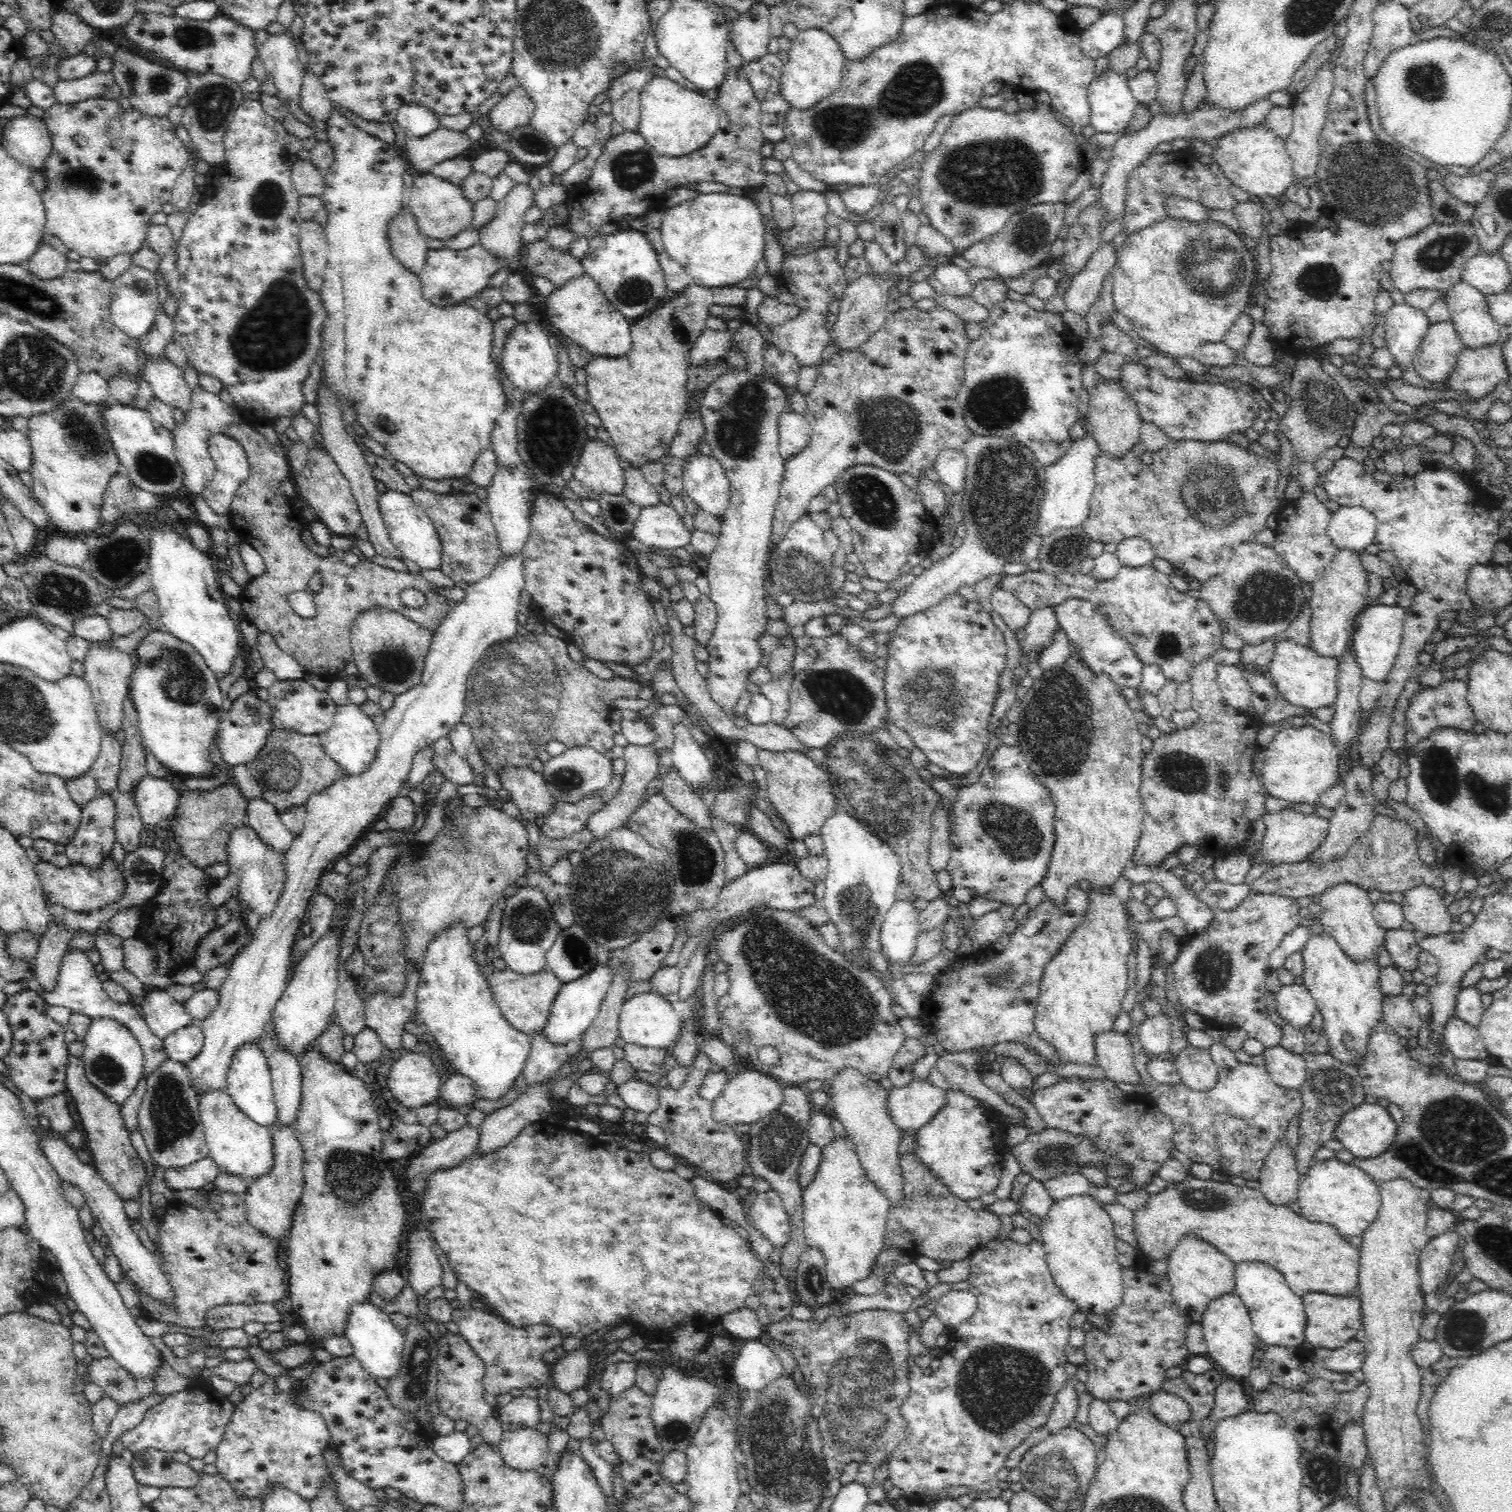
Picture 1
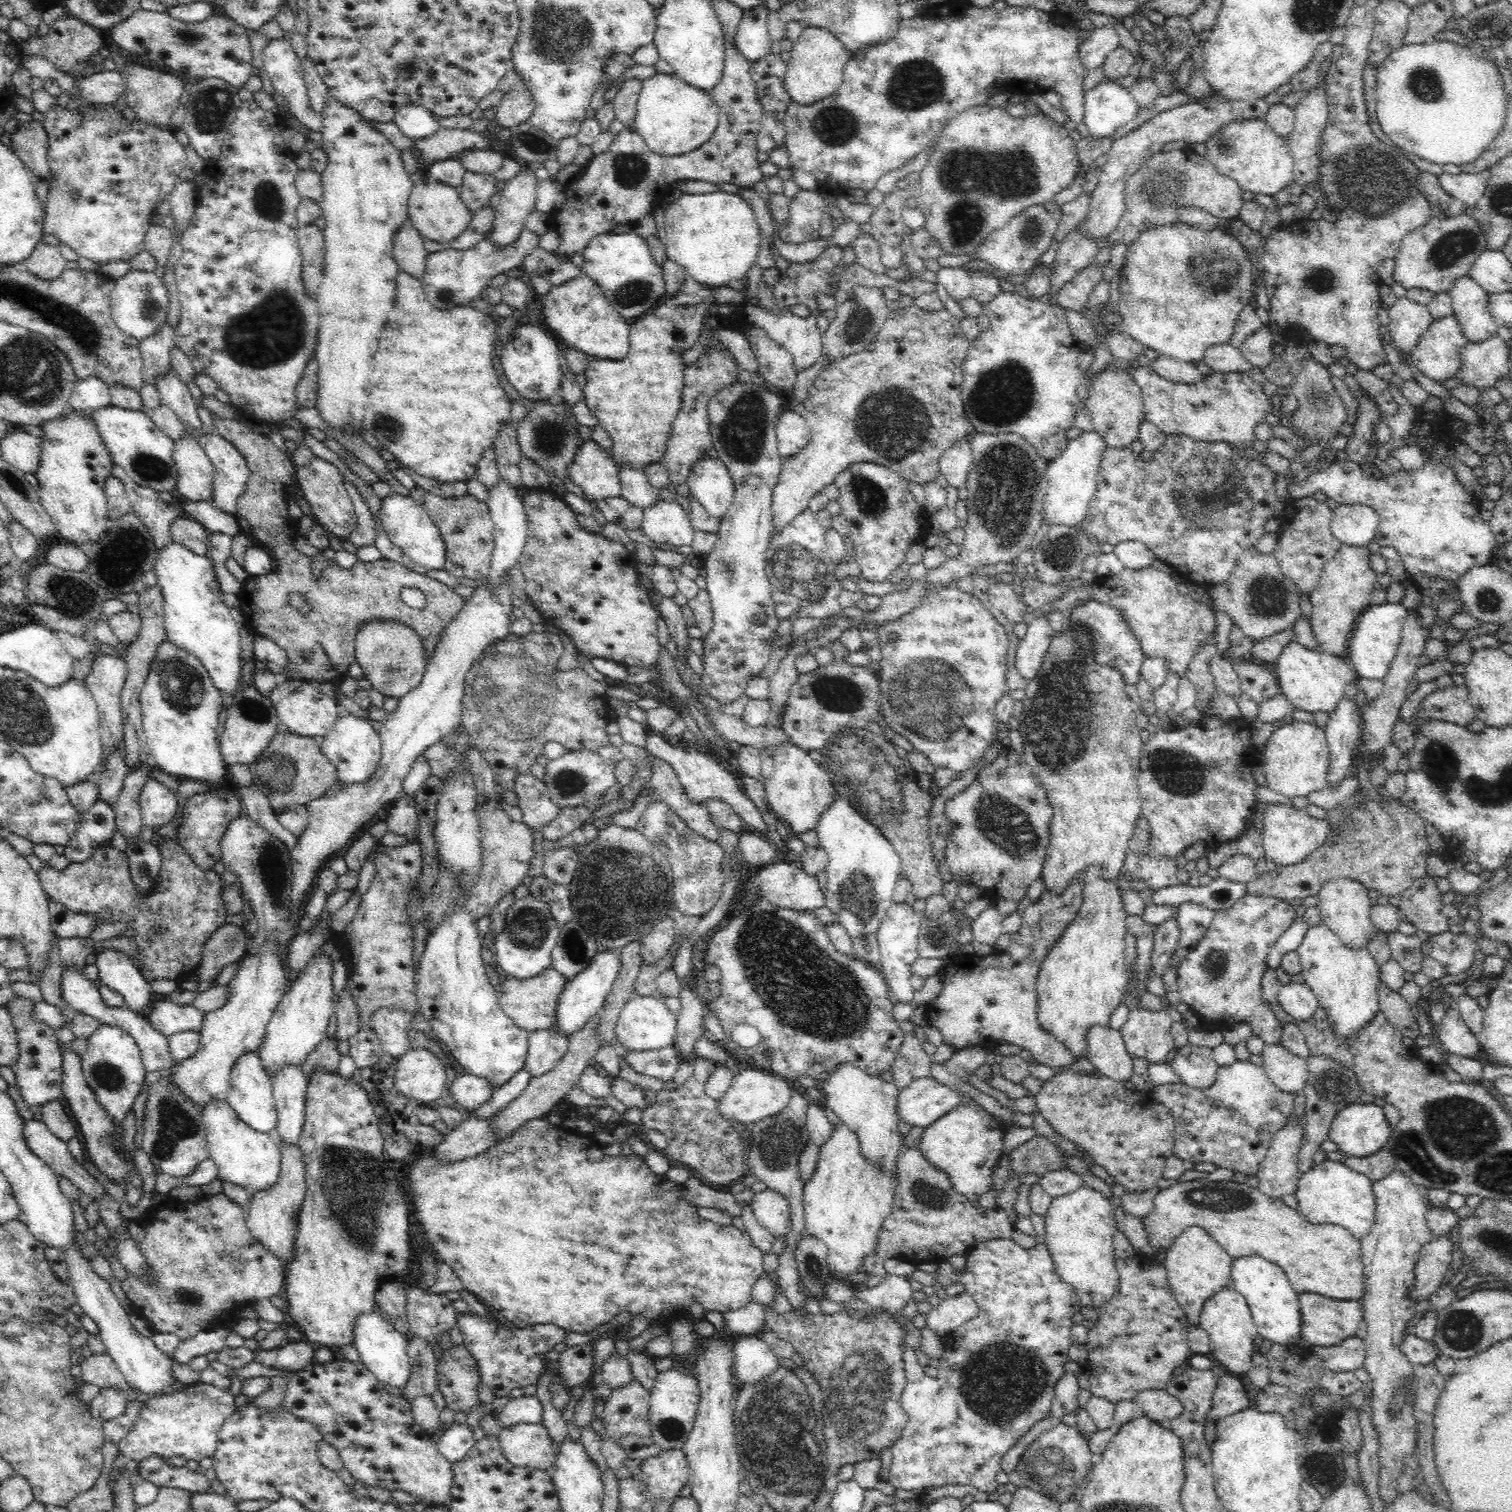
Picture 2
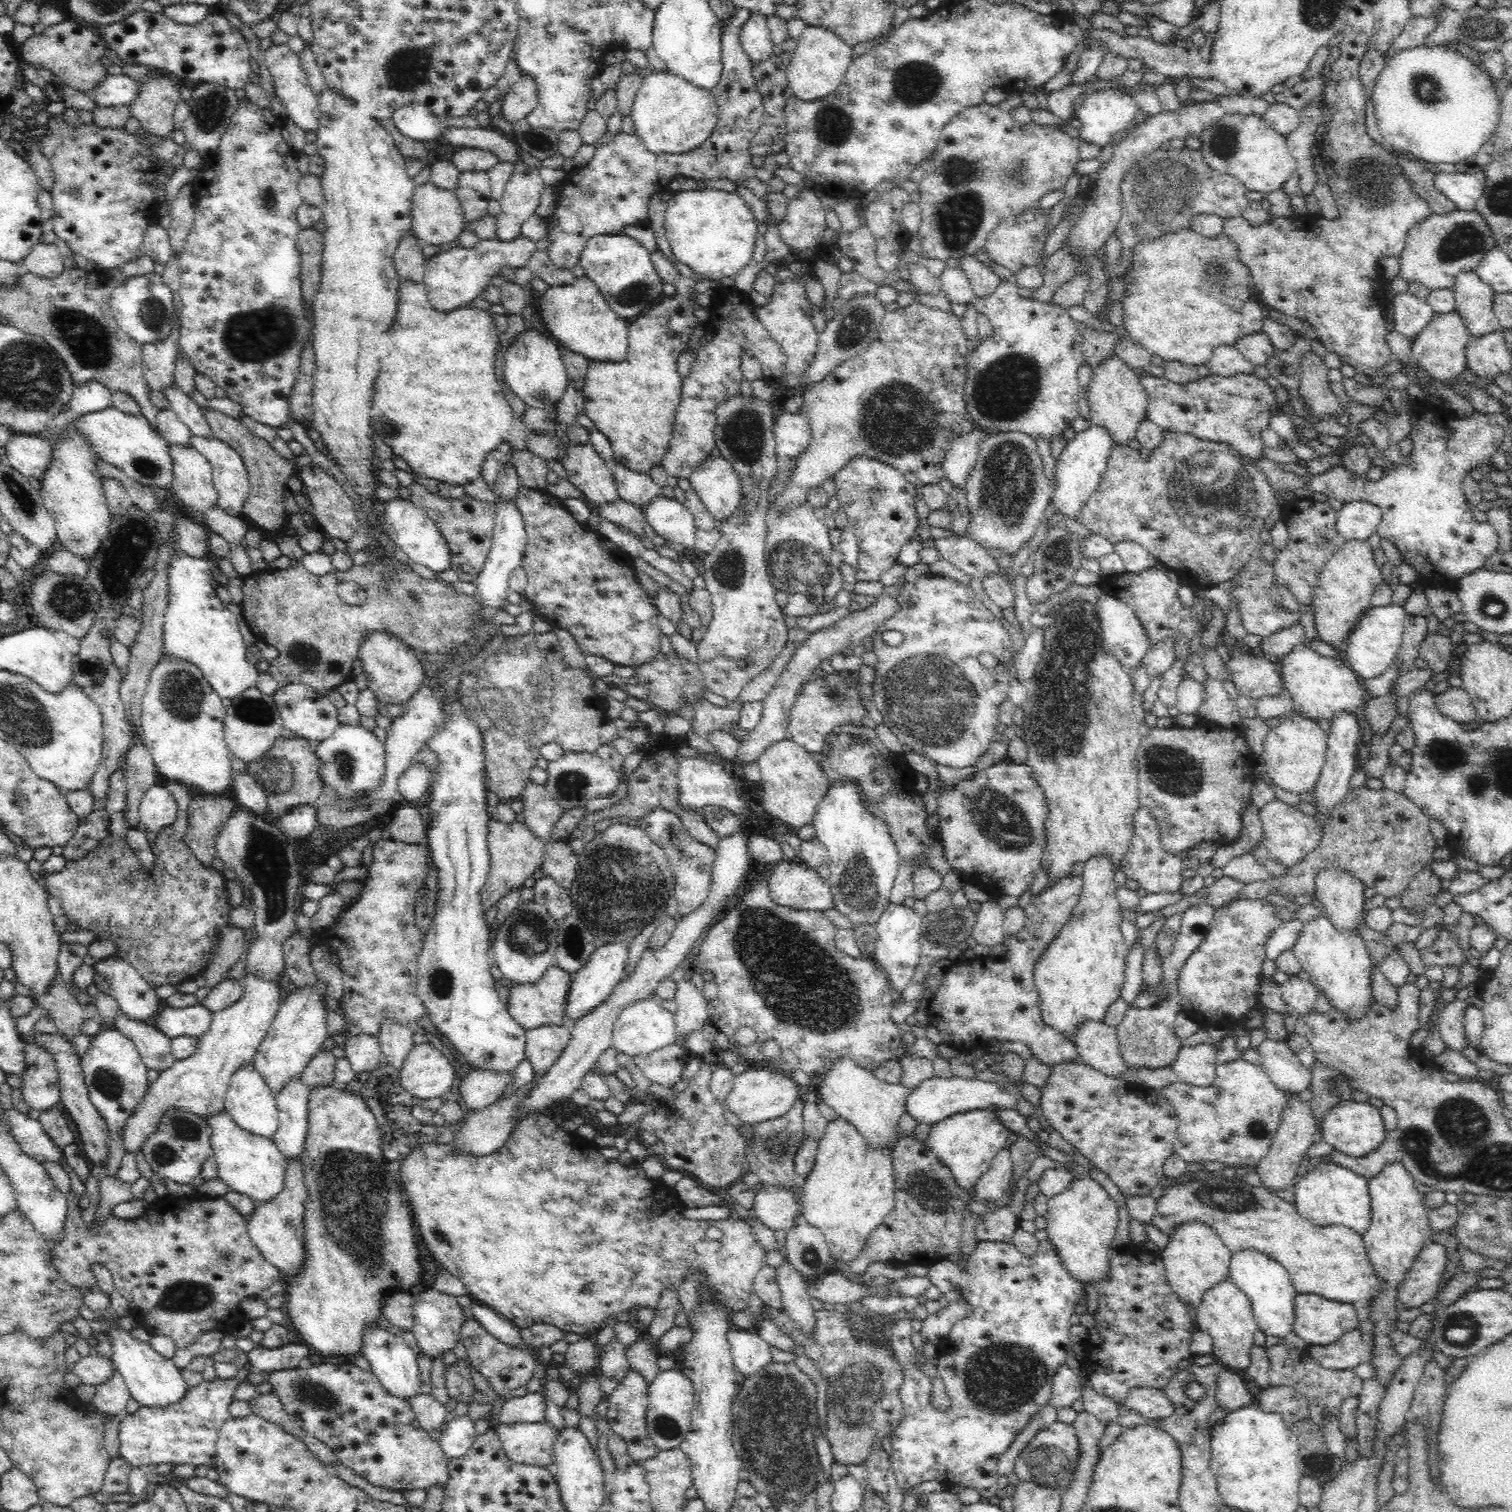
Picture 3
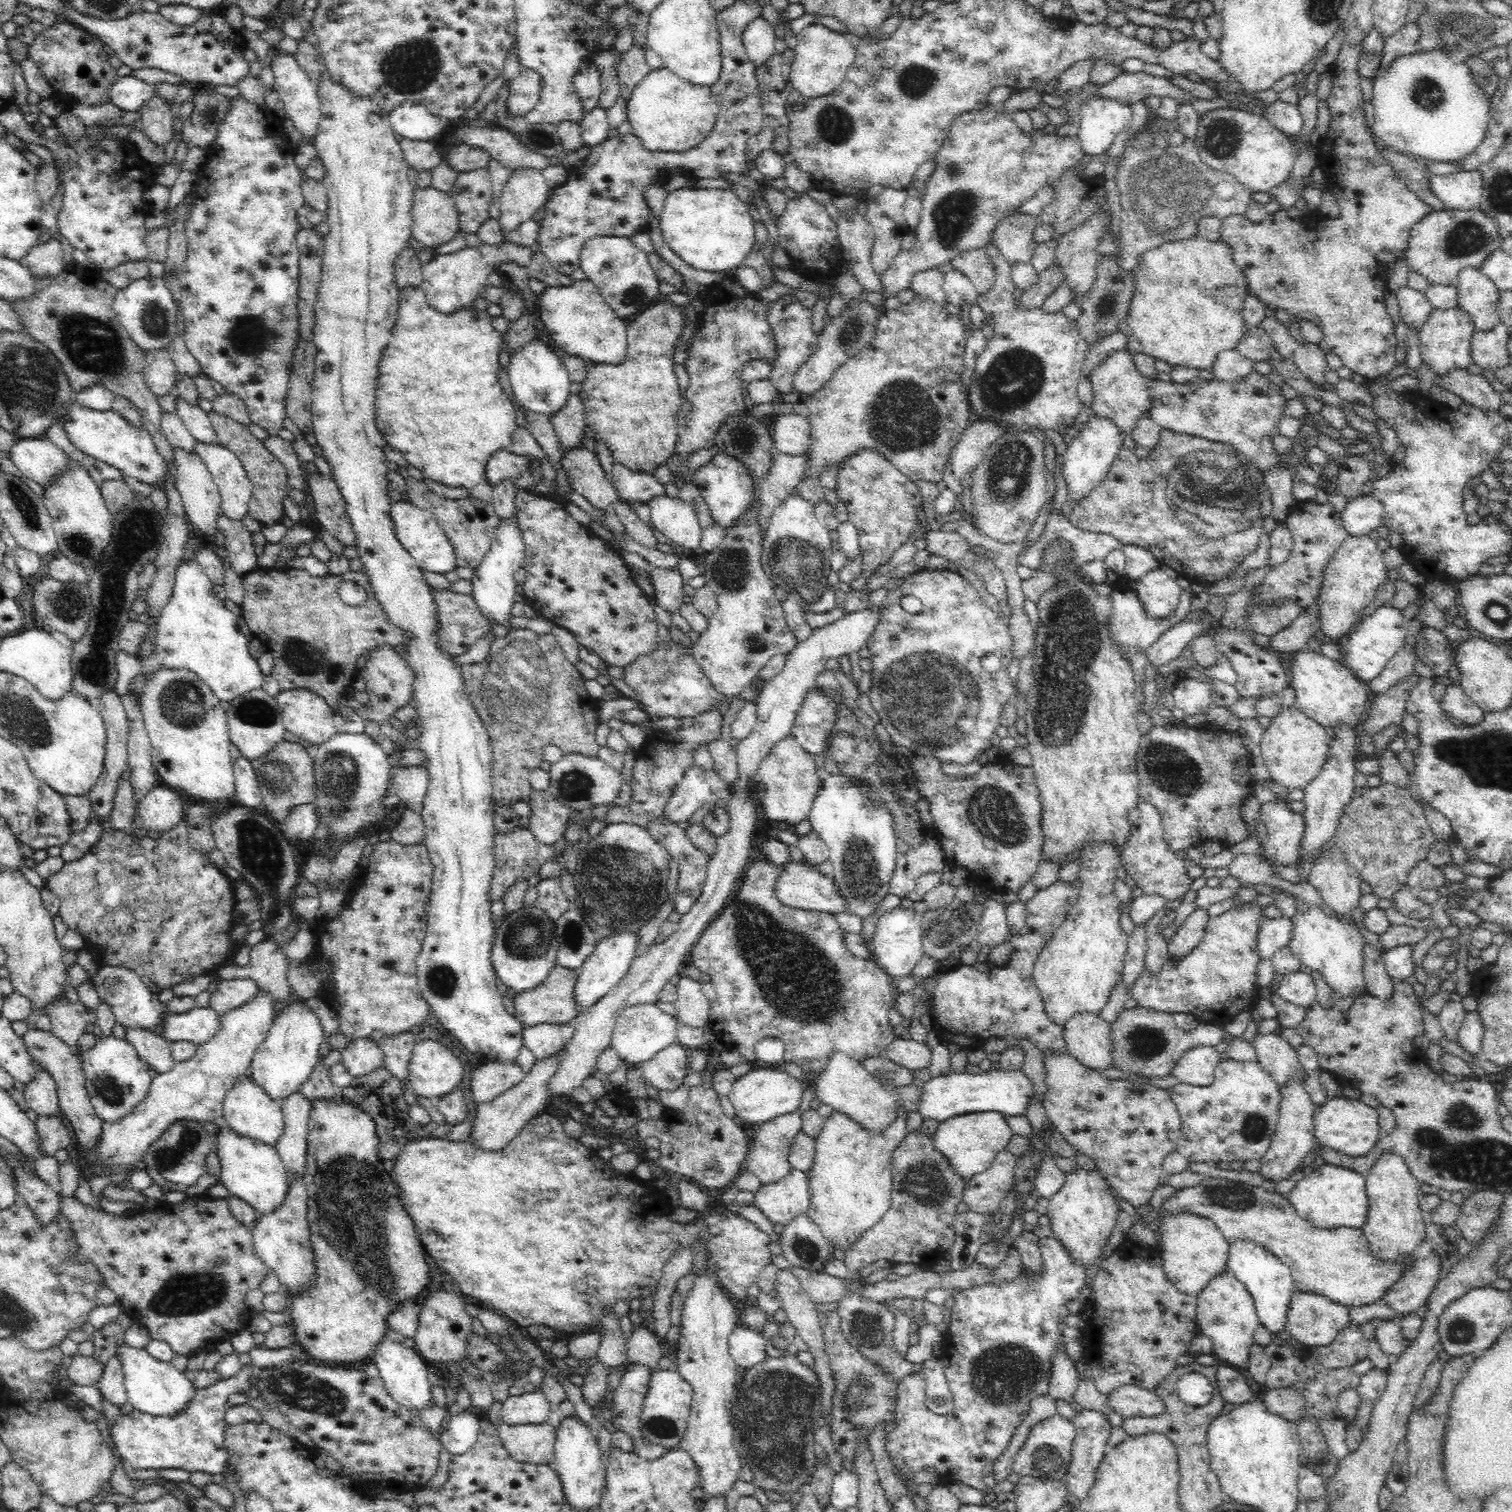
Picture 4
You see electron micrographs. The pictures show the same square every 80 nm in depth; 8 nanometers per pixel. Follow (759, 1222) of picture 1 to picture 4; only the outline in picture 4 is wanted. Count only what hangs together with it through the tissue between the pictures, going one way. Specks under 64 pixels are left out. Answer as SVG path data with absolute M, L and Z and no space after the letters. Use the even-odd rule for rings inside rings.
M791 1168L778 1182L761 1185L754 1193L755 1205L772 1221L786 1224L798 1213L806 1213L810 1206L808 1173Z

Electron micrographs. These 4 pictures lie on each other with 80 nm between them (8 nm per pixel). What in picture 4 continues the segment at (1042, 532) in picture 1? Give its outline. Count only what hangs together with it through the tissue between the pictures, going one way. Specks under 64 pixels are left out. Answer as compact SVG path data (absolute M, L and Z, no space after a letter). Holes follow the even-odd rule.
M1092 416L1078 435L1069 440L1068 449L1064 454L1063 477L1068 487L1068 496L1077 503L1092 489L1096 488L1106 477L1112 467L1116 455L1121 452L1124 438L1112 418Z

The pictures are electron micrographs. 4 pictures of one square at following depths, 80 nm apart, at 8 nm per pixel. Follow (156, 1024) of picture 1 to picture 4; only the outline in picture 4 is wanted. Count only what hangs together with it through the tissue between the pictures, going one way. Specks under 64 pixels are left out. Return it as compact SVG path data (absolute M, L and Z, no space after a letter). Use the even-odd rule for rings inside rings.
M192 1008L183 1014L167 1013L163 1036L171 1043L180 1040L202 1046L223 1030L221 1015L210 1008Z

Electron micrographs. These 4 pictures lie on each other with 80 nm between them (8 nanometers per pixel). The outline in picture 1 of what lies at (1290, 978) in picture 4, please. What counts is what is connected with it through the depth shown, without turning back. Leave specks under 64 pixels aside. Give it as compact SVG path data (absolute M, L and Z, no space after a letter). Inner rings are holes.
M1282 985L1275 994L1277 1013L1295 1028L1308 1026L1316 1012L1316 1003L1306 985Z

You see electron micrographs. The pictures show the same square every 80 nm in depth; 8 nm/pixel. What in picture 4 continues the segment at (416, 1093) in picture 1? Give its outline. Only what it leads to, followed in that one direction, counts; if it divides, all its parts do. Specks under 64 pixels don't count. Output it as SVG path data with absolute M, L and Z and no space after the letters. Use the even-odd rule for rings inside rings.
M438 1040L417 1041L408 1064L408 1083L426 1098L448 1095L464 1078L458 1056Z

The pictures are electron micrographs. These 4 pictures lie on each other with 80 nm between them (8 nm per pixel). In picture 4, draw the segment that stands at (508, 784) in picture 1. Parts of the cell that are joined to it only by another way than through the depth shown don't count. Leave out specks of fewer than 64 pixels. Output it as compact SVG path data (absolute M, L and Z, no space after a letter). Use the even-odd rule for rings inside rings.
M531 790L528 803L532 807L528 828L533 832L538 844L556 844L564 837L564 832L569 826L568 820L572 818L575 810L560 804L555 796L546 790Z

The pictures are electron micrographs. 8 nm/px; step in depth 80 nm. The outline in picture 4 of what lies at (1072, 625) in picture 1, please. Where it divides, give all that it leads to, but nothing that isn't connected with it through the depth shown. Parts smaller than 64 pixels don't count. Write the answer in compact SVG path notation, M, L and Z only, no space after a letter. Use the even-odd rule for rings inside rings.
M1113 590L1110 594L1110 600L1112 600L1112 614L1110 614L1110 632L1112 632L1112 639L1118 643L1118 647L1120 647L1120 651L1122 651L1122 655L1125 656L1125 652L1128 649L1138 649L1138 650L1147 650L1147 648L1156 642L1164 632L1170 630L1174 625L1178 624L1183 618L1183 614L1188 613L1192 607L1196 603L1196 597L1190 593L1190 591L1183 590L1181 595L1180 607L1177 612L1172 613L1170 616L1164 618L1154 618L1146 613L1146 607L1142 606L1142 602L1134 592L1130 590Z

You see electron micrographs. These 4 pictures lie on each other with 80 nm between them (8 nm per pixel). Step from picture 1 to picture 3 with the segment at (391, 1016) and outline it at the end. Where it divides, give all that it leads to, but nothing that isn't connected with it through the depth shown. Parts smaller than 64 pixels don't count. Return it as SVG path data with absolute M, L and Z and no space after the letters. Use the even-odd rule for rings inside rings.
M390 1021L383 1023L378 1036L379 1045L384 1058L394 1070L400 1071L406 1056L414 1046L411 1026L394 1025Z

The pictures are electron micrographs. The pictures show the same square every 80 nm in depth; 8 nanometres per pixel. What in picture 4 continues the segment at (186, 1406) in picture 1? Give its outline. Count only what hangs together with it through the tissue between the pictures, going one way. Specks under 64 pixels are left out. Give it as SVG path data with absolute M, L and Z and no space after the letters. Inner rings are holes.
M246 1364L238 1374L228 1379L220 1379L214 1384L198 1389L190 1407L175 1418L150 1416L134 1410L120 1413L110 1424L113 1440L121 1460L136 1470L158 1470L158 1468L182 1468L186 1472L204 1474L228 1474L230 1455L225 1445L225 1413L228 1397L238 1392L250 1392L250 1378L256 1370L254 1364Z

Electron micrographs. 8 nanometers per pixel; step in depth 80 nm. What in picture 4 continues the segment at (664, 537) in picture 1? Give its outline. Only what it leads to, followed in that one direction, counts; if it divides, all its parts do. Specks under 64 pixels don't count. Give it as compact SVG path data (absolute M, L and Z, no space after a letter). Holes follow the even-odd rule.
M667 495L655 496L647 502L647 505L651 524L668 541L672 540L678 550L694 551L701 548L703 528L692 505Z

